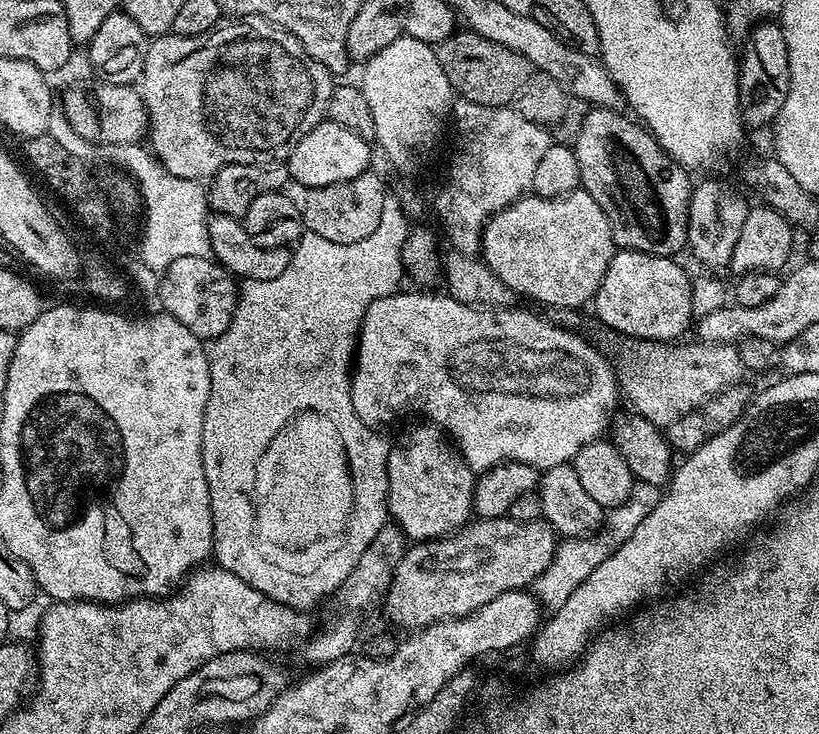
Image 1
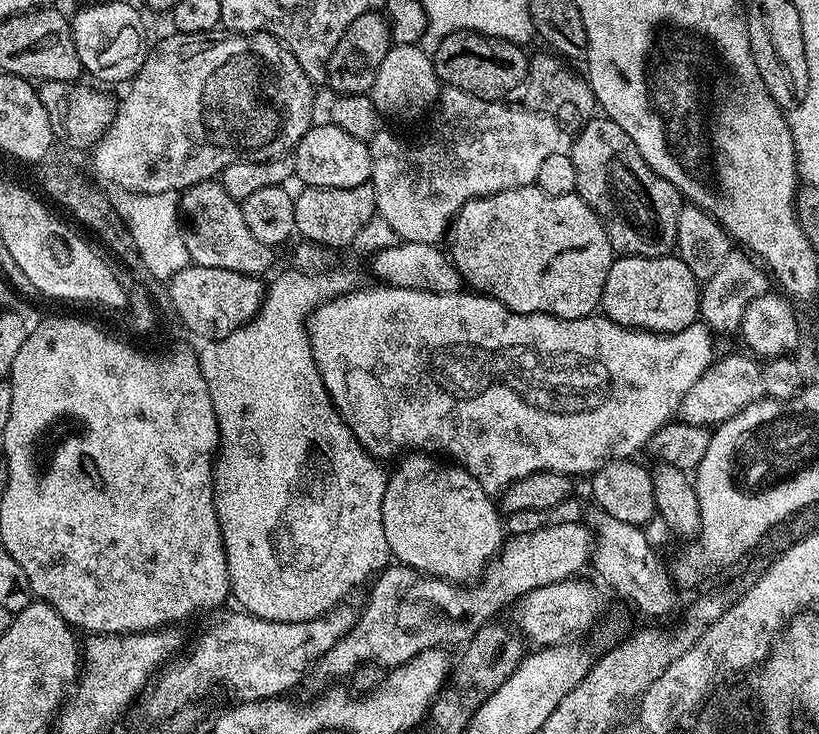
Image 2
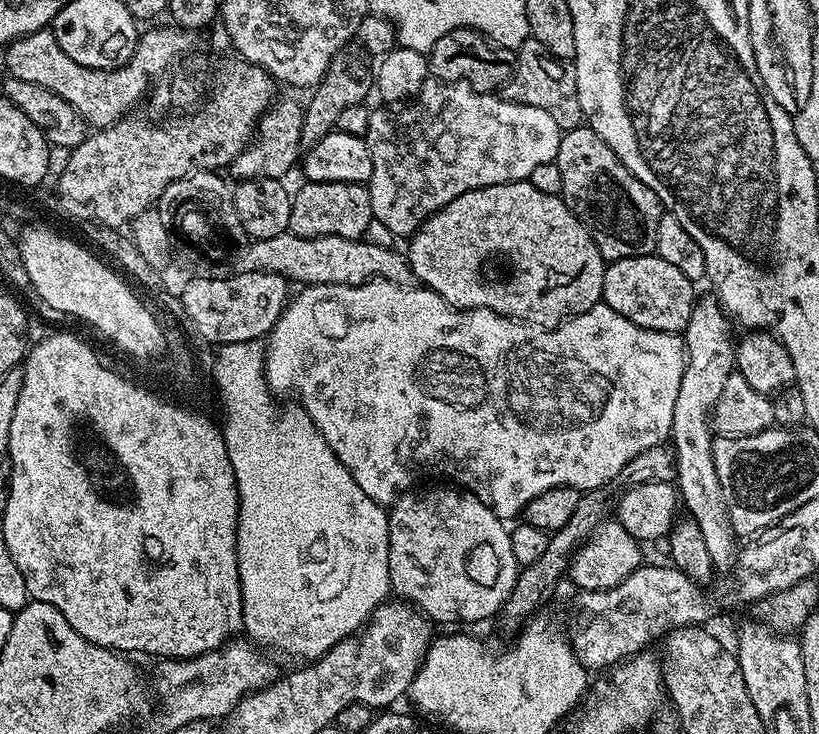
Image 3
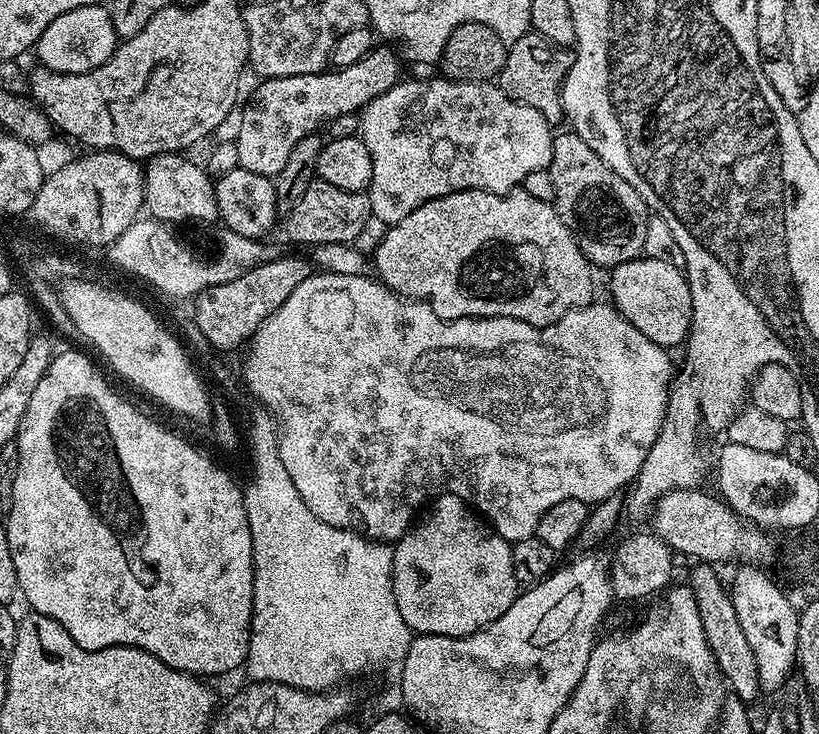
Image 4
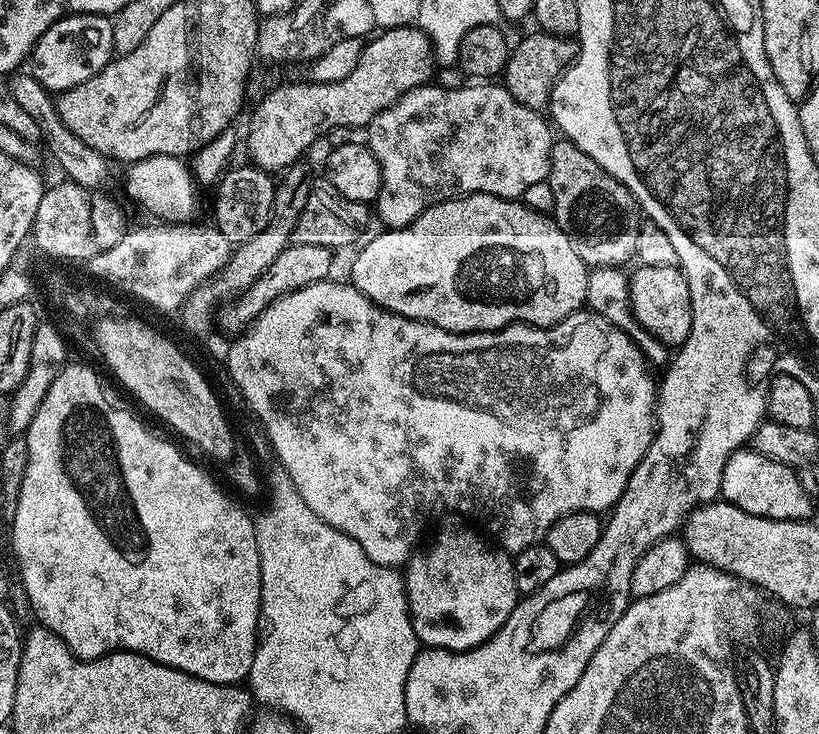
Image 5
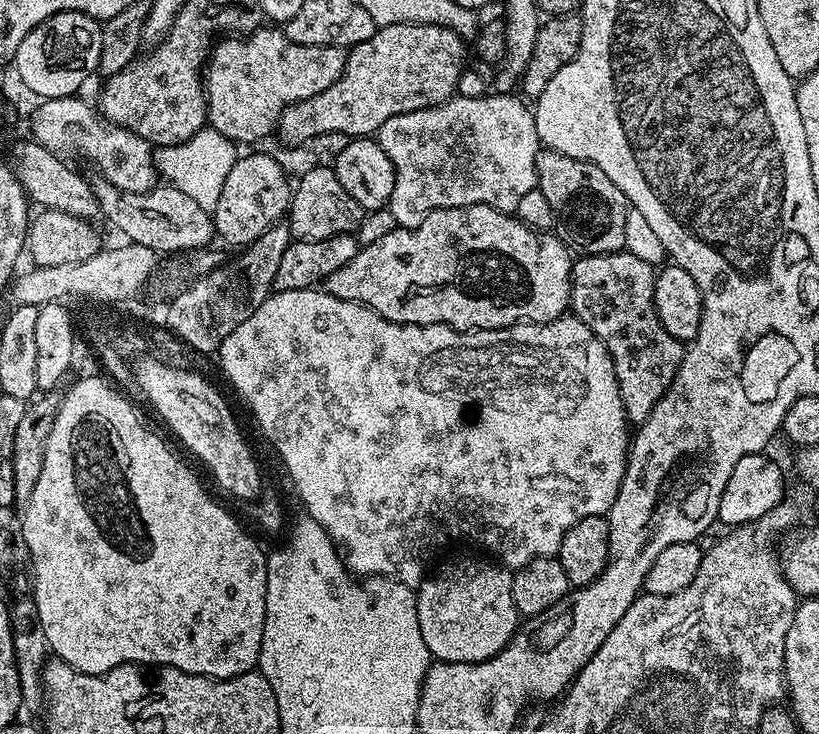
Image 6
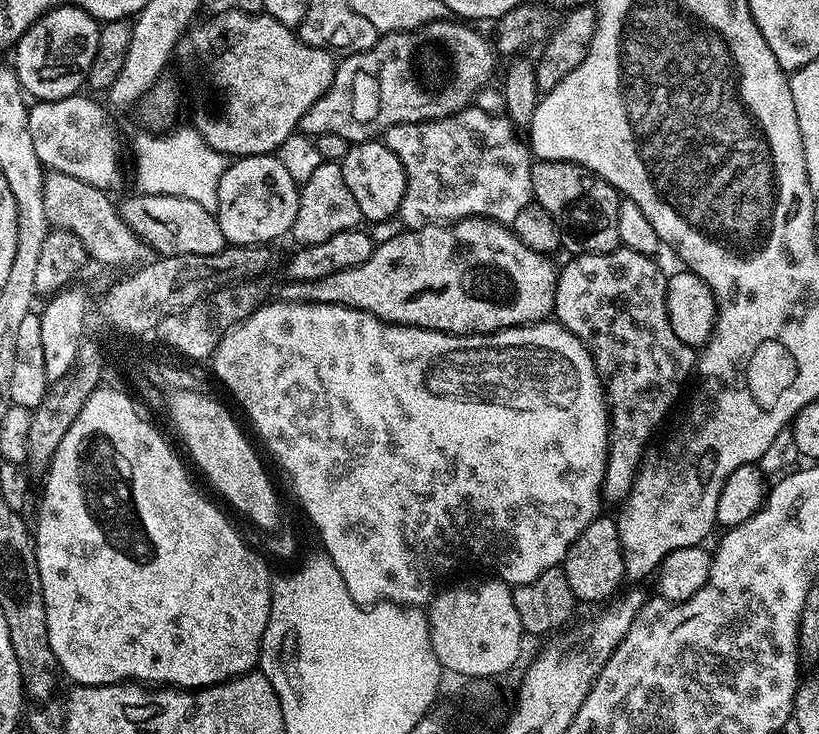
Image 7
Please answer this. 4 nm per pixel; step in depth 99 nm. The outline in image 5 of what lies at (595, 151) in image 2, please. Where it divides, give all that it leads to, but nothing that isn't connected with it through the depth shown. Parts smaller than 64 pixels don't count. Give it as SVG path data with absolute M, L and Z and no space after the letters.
M563 138L557 139L555 143L552 145L552 153L550 154L550 166L548 167L548 179L547 179L548 185L550 186L550 190L554 190L554 219L556 221L556 225L560 227L562 231L566 234L566 238L570 238L570 242L574 246L574 250L578 250L578 254L581 256L582 259L584 259L584 263L589 266L595 266L597 268L614 268L617 266L624 266L627 265L627 260L630 261L635 257L636 255L636 239L638 238L638 230L640 229L640 225L642 223L642 216L641 213L638 211L638 205L635 200L635 198L632 197L630 194L630 190L626 186L622 186L622 182L618 182L615 180L613 176L610 175L609 172L606 170L602 170L602 166L598 166L598 162L594 162L594 158L590 158L590 154L586 154L582 150L578 150L578 146L574 146L569 140L565 140Z

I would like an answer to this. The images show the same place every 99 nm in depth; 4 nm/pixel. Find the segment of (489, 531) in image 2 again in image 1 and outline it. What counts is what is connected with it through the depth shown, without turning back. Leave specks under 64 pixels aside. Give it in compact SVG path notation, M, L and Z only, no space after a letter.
M431 422L416 423L420 424L406 429L400 441L388 449L388 514L391 523L399 527L409 541L423 542L450 536L473 519L472 491L477 477L441 429Z

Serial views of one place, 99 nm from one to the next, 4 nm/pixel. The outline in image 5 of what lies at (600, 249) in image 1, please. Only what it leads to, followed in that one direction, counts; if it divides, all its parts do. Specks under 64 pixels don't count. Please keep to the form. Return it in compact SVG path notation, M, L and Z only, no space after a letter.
M481 192L469 196L455 196L453 200L443 200L430 206L414 223L407 224L405 228L389 228L378 234L378 238L374 238L370 246L359 249L355 254L357 256L352 260L352 277L350 277L353 288L388 312L411 320L423 320L424 323L433 324L447 332L496 332L510 324L519 322L532 325L536 320L549 320L553 325L562 322L570 314L581 311L586 304L589 265L584 263L578 250L574 250L570 238L566 238L566 234L556 225L551 215L530 210L520 200L507 200Z

